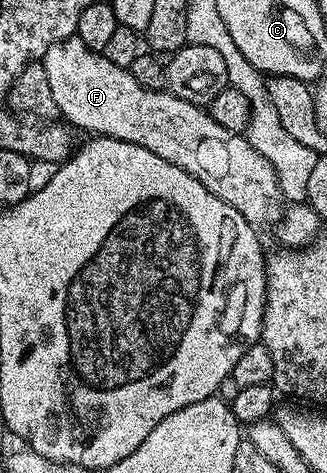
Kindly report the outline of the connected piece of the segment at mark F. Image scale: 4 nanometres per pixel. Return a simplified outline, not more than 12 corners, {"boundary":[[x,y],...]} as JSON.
{"boundary":[[76,35],[44,55],[58,114],[147,147],[254,227],[272,163],[202,106],[141,86]]}

